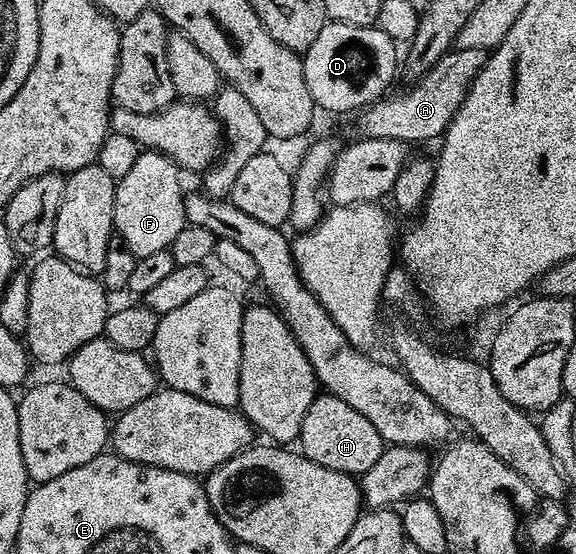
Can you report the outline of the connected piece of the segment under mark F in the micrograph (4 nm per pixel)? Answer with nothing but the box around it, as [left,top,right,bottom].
[114,151,185,256]

